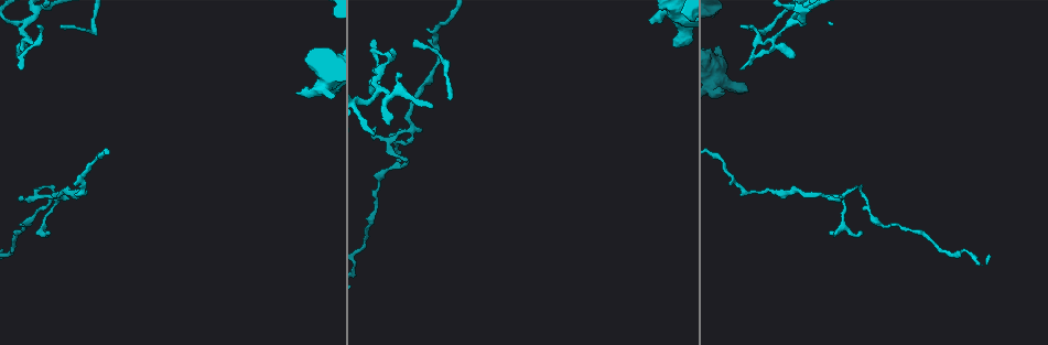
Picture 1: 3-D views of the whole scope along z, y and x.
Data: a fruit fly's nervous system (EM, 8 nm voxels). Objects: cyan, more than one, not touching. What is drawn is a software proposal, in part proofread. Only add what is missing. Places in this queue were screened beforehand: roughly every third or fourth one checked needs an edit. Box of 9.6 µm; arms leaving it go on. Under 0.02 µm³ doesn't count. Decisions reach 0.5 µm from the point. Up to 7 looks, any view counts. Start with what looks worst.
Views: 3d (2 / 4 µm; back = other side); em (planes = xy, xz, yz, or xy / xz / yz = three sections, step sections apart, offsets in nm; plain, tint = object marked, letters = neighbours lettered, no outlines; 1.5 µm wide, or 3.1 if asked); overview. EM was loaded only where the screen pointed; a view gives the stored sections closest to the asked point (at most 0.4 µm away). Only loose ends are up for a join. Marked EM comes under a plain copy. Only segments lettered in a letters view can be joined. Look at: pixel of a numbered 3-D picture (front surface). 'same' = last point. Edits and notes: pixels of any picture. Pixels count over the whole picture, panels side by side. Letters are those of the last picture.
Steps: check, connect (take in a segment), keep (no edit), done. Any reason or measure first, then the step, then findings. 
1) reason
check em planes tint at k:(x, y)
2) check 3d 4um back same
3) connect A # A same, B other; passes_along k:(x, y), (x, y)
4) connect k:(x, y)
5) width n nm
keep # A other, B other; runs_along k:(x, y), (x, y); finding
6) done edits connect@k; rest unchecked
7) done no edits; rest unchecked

check em planes letters at 1:(746, 91)

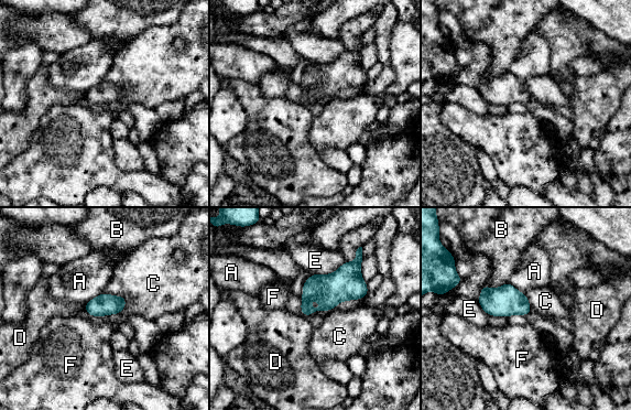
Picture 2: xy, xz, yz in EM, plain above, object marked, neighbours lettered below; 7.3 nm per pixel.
longest_contact E 280 nm
keep # A other, B other, C other, D other, E other, F other; border 2:(102, 292), (124, 298), (120, 313); none of them fits

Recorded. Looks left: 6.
thin end
check em planes letters at 1:(828, 199)

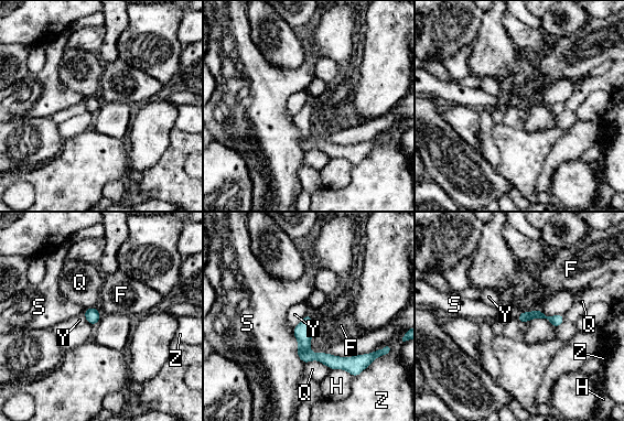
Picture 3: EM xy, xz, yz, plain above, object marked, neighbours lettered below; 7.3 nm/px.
width 80 nm
keep # F other, H other, Q other, S other, Y other, Z other; border 3:(308, 313), (292, 328); no lettered segment goes on from it

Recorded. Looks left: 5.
tapers out
check em planes letters at 1:(20, 69)

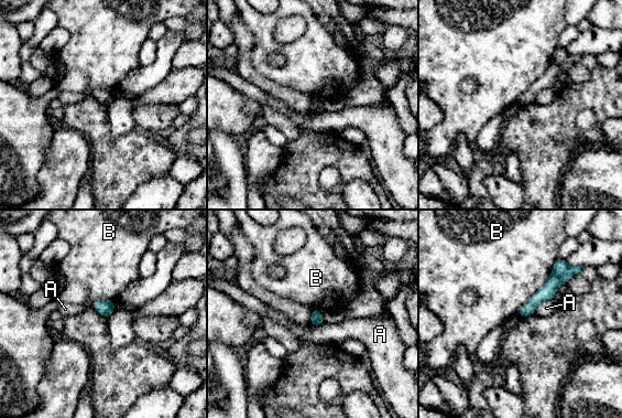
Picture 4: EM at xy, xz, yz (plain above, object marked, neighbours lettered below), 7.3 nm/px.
keep # A other, B other; runs_along 4:(562, 261), (557, 278), (521, 313); none of them fits

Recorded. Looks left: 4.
done no edits; rest unchecked

